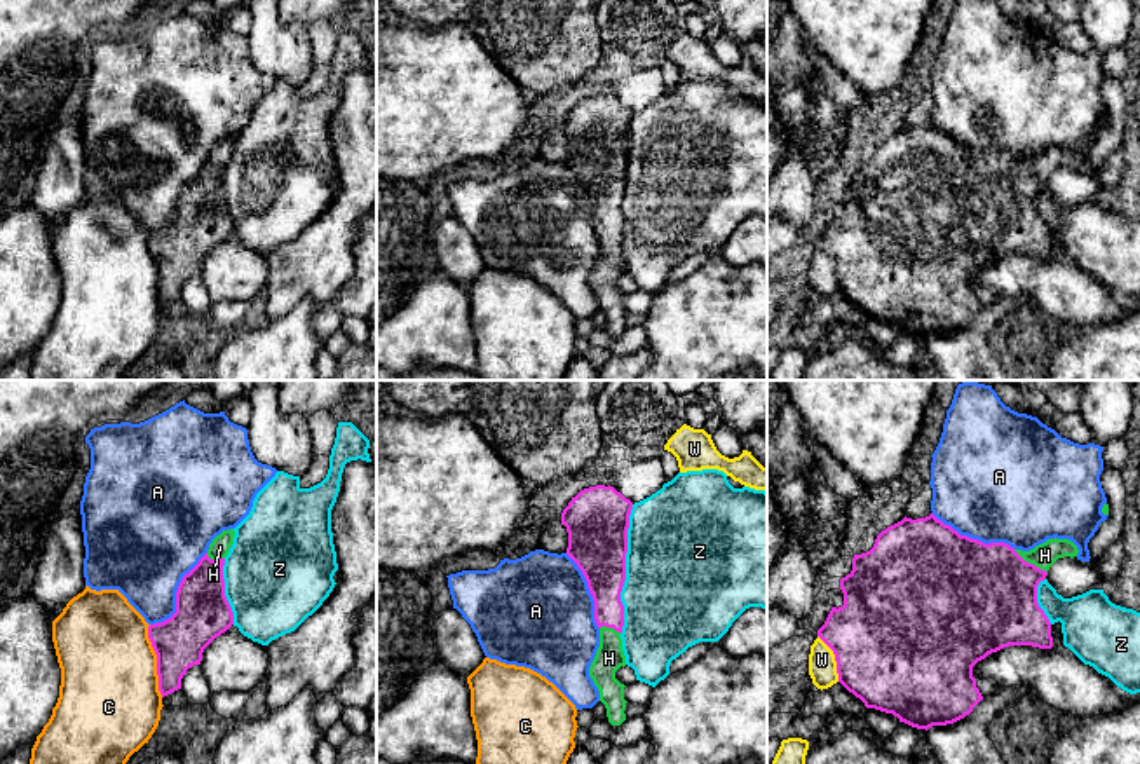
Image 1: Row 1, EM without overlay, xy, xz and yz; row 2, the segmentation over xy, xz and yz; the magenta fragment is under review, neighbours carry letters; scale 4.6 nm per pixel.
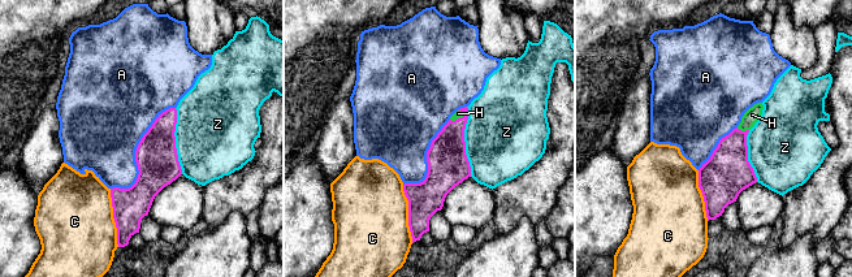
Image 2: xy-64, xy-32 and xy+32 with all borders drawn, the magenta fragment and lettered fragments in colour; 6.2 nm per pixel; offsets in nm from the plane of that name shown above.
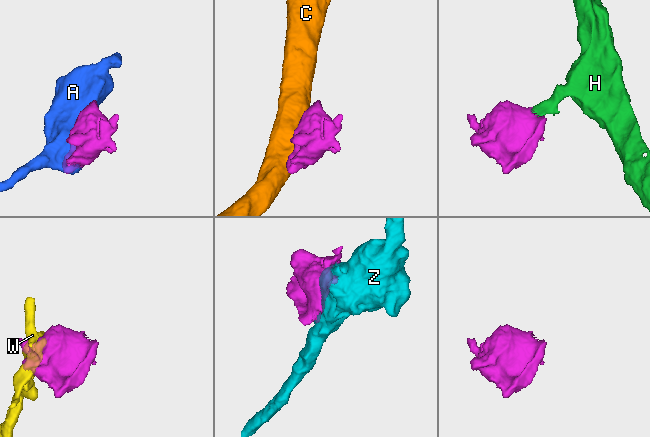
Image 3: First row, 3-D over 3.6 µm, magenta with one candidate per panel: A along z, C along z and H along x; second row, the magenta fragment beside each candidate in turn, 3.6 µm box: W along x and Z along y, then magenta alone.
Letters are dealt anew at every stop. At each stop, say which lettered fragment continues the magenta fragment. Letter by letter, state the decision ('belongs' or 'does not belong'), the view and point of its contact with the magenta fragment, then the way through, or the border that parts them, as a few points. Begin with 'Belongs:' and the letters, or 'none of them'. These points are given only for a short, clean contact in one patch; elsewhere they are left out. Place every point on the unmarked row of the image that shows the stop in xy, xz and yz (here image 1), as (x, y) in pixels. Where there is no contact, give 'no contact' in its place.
Belongs: H
A: does not belong; meets magenta in xy at (176, 203)
C: does not belong; meets magenta in xy at (157, 271)
H: belongs; meets magenta in yz at (1031, 173); runs through yz (985, 203), (997, 190), (1031, 173), (1044, 164)
W: does not belong; meets magenta in yz at (835, 267)
Z: does not belong; meets magenta in xz at (624, 178)

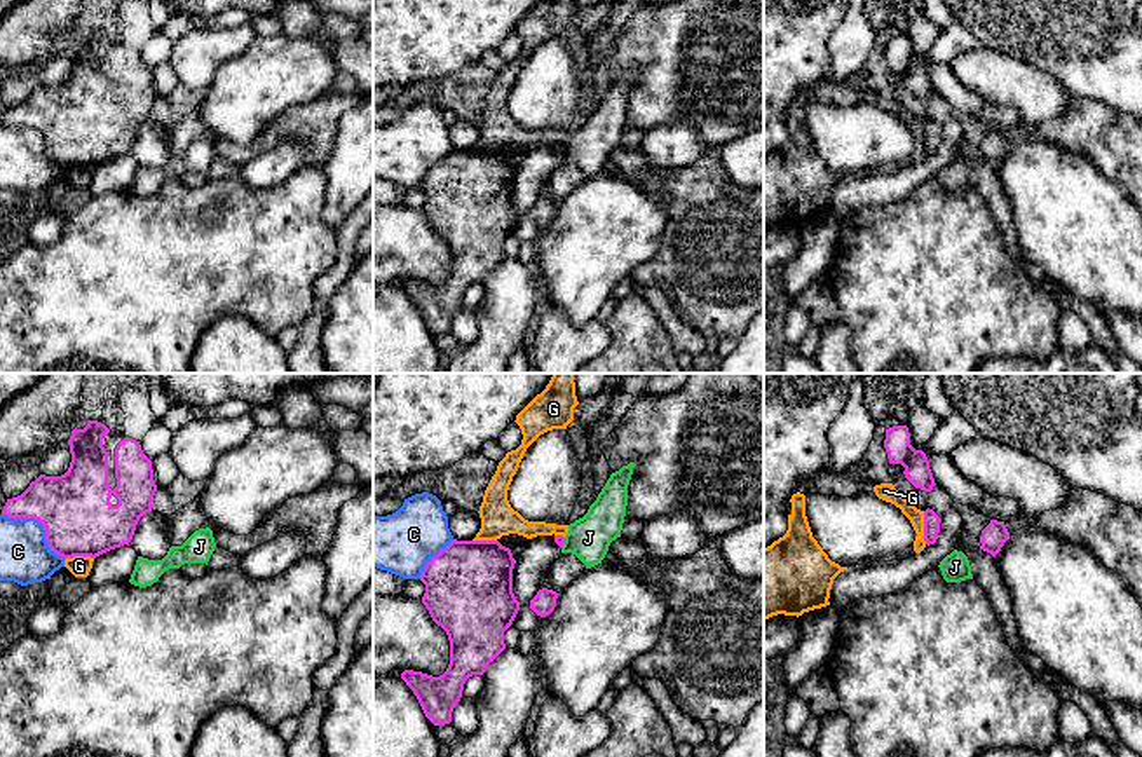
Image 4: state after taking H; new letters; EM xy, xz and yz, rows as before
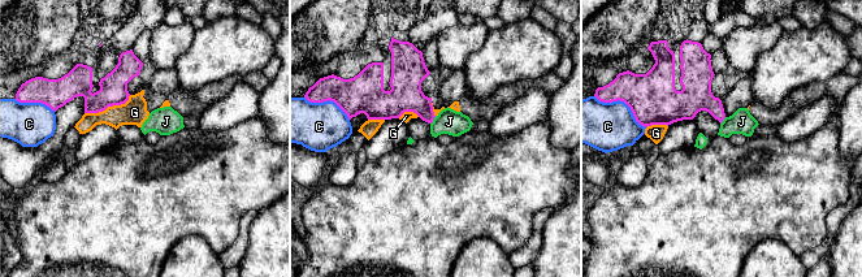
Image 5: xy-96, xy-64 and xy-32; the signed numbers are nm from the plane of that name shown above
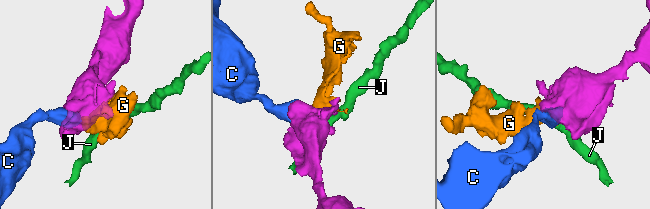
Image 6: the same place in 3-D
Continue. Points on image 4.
Belongs: none of them
C: does not belong; meets magenta in xy at (40, 131); border along xy (2, 122), (35, 128), (44, 138), (46, 152), (65, 168)
G: does not belong; meets magenta in yz at (924, 136)
J: does not belong; meets magenta in xz at (564, 150); border along xz (565, 147), (560, 156)

